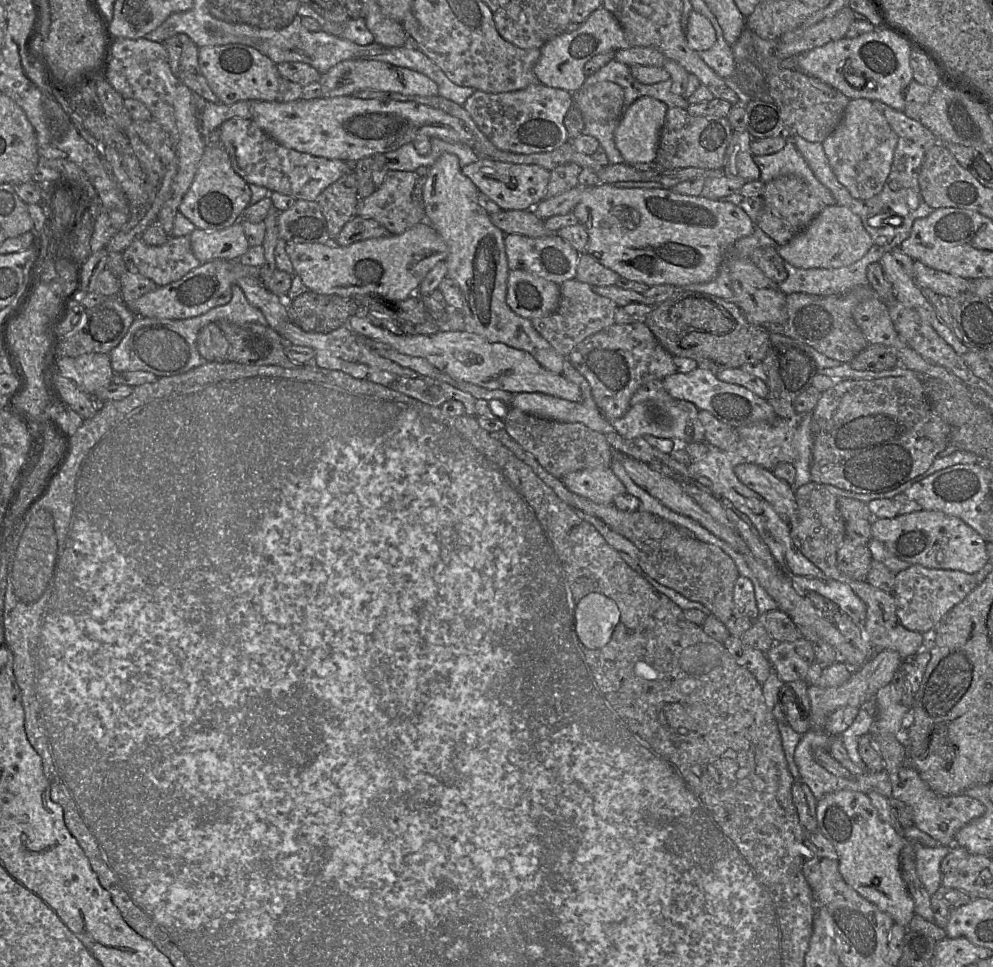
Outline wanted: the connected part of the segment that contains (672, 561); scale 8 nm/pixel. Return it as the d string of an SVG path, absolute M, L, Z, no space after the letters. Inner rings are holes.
M506 430L491 433L518 459L530 466L537 476L582 519L589 522L617 552L625 552L660 584L699 602L724 624L733 617L733 598L736 581L740 577L732 558L722 549L699 541L689 530L649 512L622 511L613 504L598 504L570 491L561 479L546 471L537 459L523 449Z

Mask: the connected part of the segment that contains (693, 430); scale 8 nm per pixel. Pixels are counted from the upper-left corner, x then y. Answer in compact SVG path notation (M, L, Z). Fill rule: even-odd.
M646 400L632 405L620 418L610 421L621 436L631 439L652 435L659 438L678 439L684 443L703 442L704 427L701 424L699 409L686 400L671 400L670 402Z

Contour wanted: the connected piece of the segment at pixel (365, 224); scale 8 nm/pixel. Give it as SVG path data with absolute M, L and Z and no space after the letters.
M356 215L344 225L334 243L339 246L349 246L359 241L389 235L391 235L389 231L374 219Z

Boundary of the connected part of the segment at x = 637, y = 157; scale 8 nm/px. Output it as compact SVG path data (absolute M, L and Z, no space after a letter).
M642 96L622 114L614 140L624 163L634 165L654 161L667 108L660 100Z

